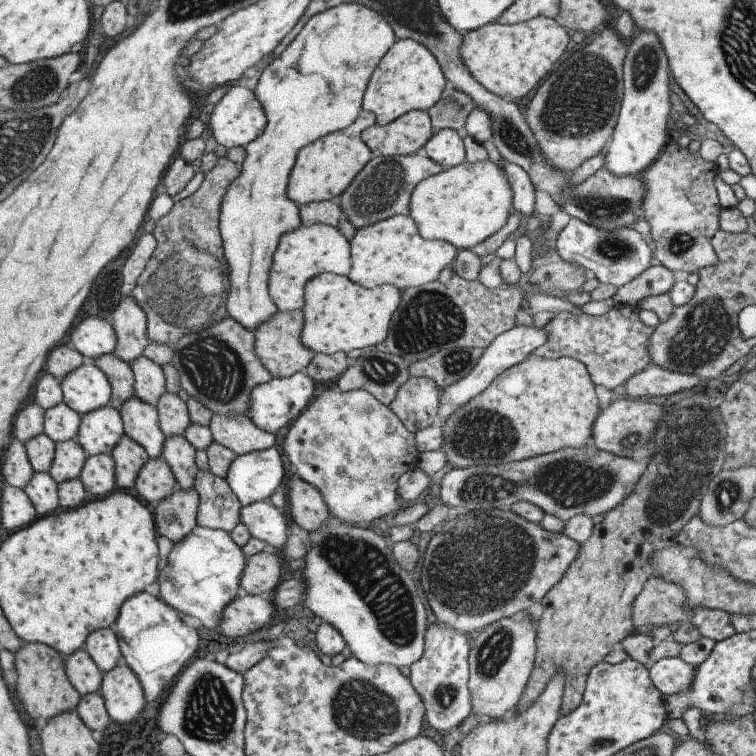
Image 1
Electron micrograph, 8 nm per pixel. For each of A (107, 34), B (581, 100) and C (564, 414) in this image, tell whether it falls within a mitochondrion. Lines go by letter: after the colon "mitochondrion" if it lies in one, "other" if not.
A: other
B: mitochondrion
C: other

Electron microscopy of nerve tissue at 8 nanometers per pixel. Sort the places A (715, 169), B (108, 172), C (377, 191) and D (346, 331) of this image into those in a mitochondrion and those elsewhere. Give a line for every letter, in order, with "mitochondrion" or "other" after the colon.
A: other
B: other
C: mitochondrion
D: other

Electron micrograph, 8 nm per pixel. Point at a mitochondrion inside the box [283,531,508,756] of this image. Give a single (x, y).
(360, 708)

